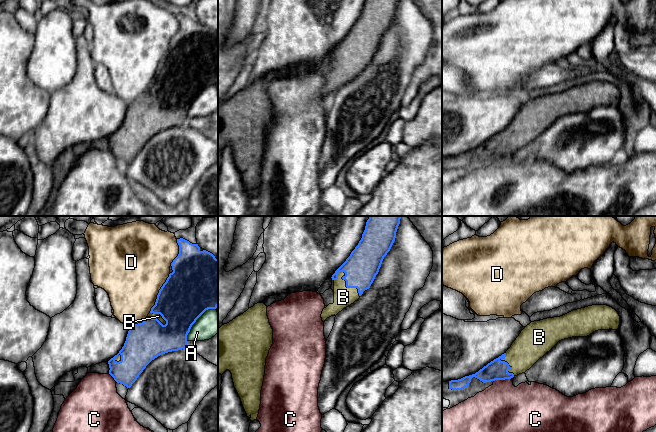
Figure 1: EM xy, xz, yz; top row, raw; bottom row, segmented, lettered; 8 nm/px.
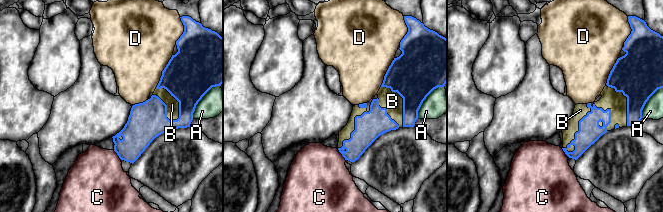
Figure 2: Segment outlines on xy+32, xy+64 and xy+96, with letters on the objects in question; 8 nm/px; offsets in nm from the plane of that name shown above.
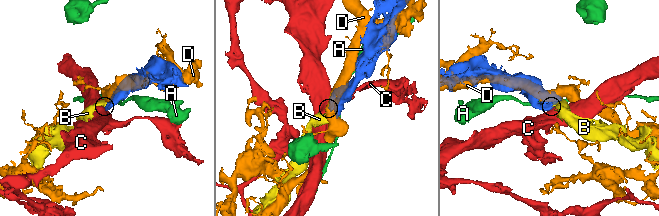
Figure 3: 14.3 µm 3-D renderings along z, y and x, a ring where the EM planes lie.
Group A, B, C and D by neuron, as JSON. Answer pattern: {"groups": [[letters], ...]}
{"groups": [["A"], ["B"], ["C"], ["D"]]}

